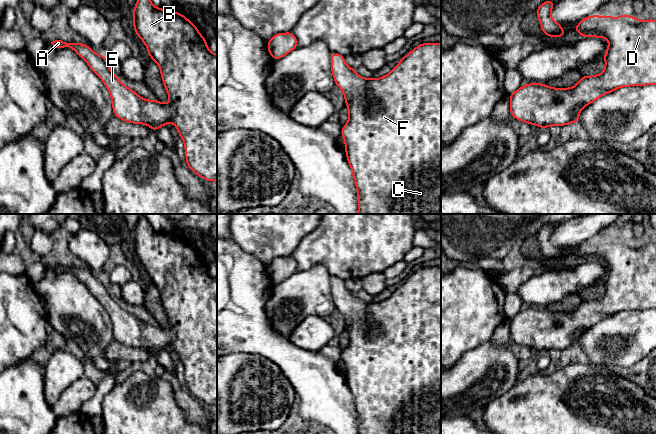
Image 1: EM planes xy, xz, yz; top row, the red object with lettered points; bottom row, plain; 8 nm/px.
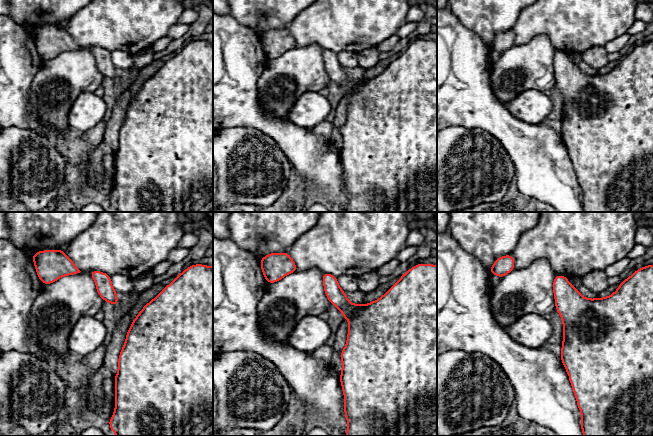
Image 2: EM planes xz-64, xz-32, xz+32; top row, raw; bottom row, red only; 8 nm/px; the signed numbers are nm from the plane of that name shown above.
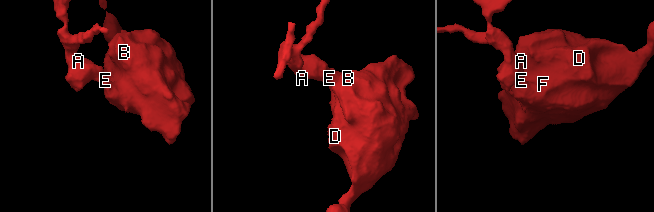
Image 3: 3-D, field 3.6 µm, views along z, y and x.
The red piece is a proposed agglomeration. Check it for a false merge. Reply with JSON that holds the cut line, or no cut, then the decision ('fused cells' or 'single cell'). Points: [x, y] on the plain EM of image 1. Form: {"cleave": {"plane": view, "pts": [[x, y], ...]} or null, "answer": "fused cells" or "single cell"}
{"cleave": null, "answer": "single cell"}

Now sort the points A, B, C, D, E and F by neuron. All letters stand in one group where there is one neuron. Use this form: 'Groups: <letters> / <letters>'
Groups: A B C D E F

